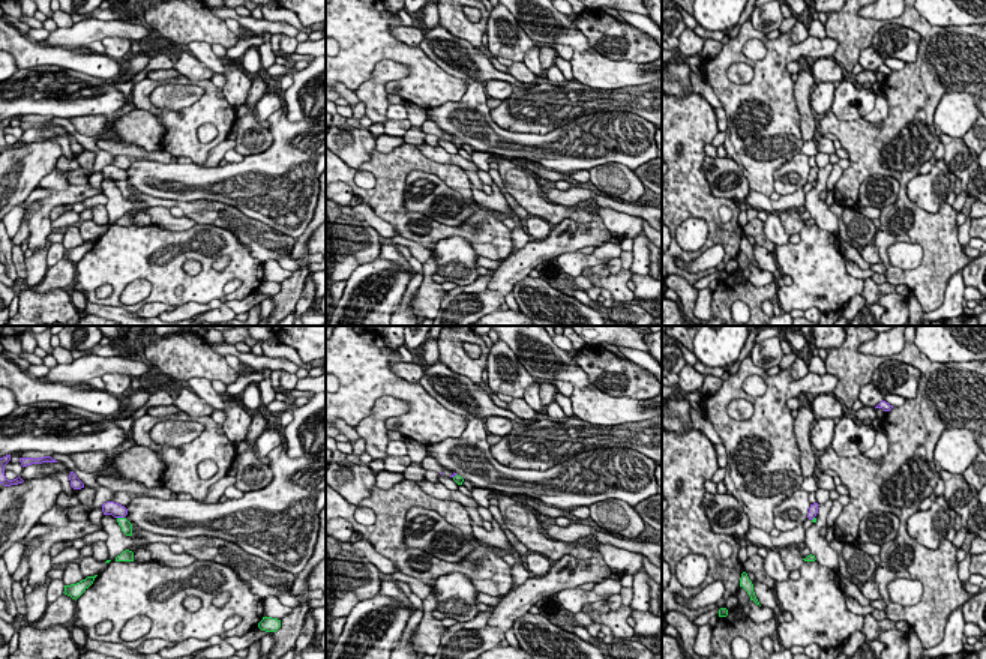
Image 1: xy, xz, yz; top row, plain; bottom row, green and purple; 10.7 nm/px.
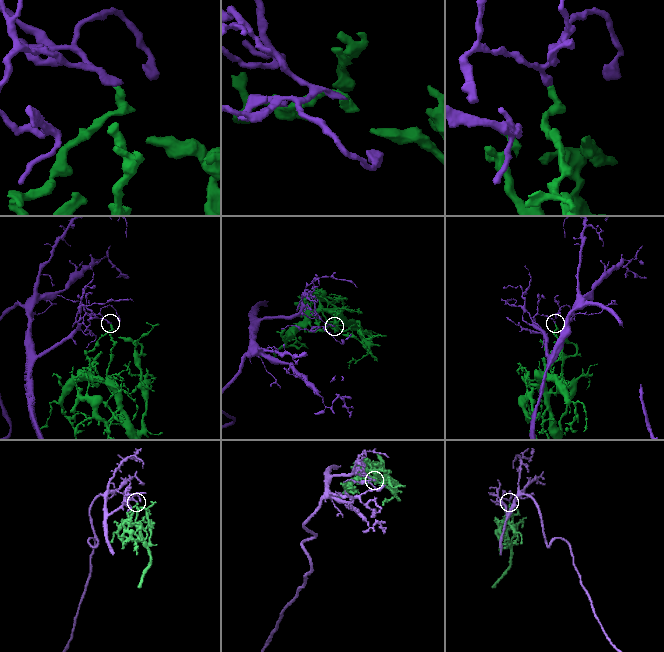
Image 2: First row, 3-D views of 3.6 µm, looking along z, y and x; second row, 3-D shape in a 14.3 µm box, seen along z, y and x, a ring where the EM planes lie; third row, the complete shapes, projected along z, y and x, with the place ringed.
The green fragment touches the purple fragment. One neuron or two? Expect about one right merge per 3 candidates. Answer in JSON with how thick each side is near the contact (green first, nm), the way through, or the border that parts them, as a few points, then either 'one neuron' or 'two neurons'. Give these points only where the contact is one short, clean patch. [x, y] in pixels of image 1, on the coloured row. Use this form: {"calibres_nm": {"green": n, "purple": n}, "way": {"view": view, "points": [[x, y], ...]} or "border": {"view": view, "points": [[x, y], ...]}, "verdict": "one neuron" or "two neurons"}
{"calibres_nm": {"green": 130, "purple": 160}, "border": {"view": "xy", "points": [[117, 517], [123, 518]]}, "verdict": "two neurons"}

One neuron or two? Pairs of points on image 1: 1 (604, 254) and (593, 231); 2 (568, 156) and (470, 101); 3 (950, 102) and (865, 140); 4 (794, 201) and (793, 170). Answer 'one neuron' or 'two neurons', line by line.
1: two neurons
2: one neuron
3: two neurons
4: two neurons

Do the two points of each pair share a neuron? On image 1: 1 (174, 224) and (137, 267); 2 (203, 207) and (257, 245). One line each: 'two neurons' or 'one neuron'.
1: two neurons
2: one neuron

